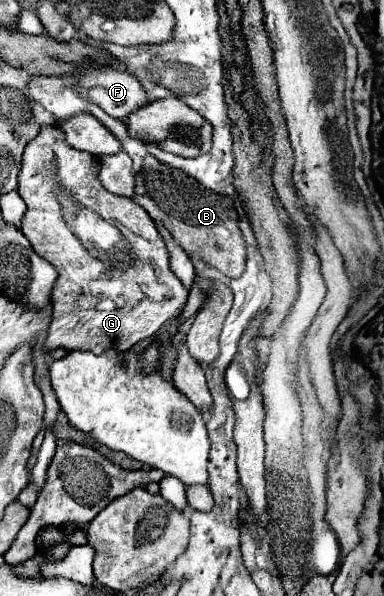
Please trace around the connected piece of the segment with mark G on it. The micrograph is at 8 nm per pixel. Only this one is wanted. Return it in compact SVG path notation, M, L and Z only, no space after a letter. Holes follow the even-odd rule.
M43 126L39 136L27 144L17 192L27 204L21 232L59 274L53 286L53 320L43 344L45 352L55 348L65 348L67 352L87 350L93 354L103 354L111 348L125 352L133 344L151 338L167 320L181 314L189 290L169 268L167 246L151 216L131 198L103 190L99 182L99 158L67 146L59 126ZM63 218L67 218L67 224ZM67 226L79 234L79 242L91 252L117 246L121 230L131 246L133 260L123 268L113 268L113 264L107 266L109 262L97 260L103 264L103 274L73 274Z

